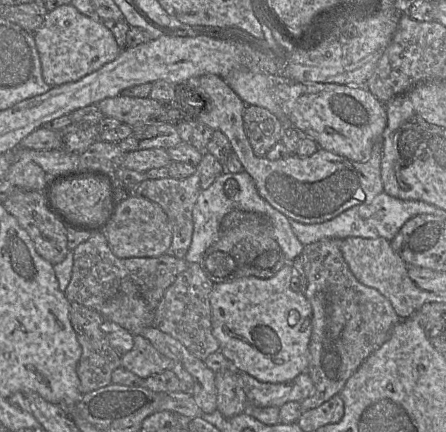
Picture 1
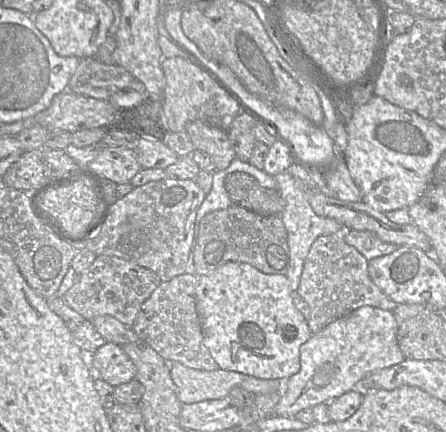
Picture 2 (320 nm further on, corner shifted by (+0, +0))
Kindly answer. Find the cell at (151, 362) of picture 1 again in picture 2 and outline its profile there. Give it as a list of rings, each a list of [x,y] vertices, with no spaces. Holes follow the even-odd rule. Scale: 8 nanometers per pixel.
[[[107,342],[91,356],[85,364],[93,371],[94,380],[101,378],[113,387],[135,379],[137,369],[121,345]]]

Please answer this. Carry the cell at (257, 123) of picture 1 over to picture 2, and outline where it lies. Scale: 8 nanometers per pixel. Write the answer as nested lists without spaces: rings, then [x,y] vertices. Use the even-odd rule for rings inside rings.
[[[243,110],[234,118],[227,134],[235,150],[236,157],[243,162],[248,162],[257,142],[254,127],[257,117]]]

